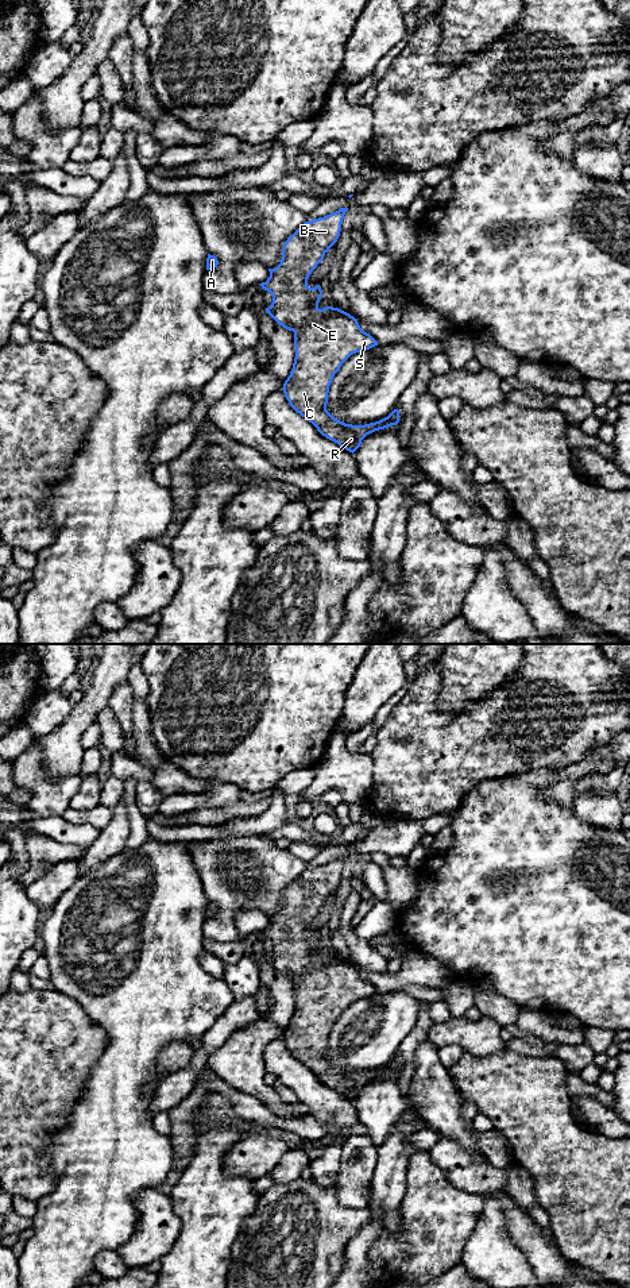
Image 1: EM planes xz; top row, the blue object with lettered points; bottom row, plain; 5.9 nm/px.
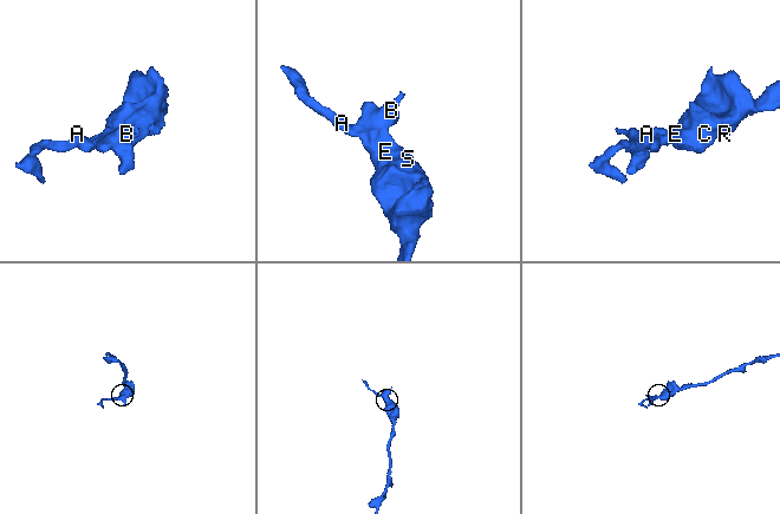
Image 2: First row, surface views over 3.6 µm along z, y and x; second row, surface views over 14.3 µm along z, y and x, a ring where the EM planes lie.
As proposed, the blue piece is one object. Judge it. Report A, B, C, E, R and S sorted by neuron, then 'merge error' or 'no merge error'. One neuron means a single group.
groups A B C E R S; no merge error

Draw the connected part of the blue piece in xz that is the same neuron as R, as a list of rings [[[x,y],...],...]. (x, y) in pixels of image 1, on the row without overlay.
[[[347,859],[305,869],[283,891],[281,911],[268,917],[270,925],[259,933],[273,944],[266,961],[294,980],[295,1006],[282,1036],[286,1048],[322,1084],[353,1102],[367,1083],[397,1073],[399,1058],[364,1073],[345,1072],[326,1058],[329,1034],[341,1013],[352,1002],[378,994],[349,961],[320,957],[321,934],[308,934],[309,923],[337,890]]]

